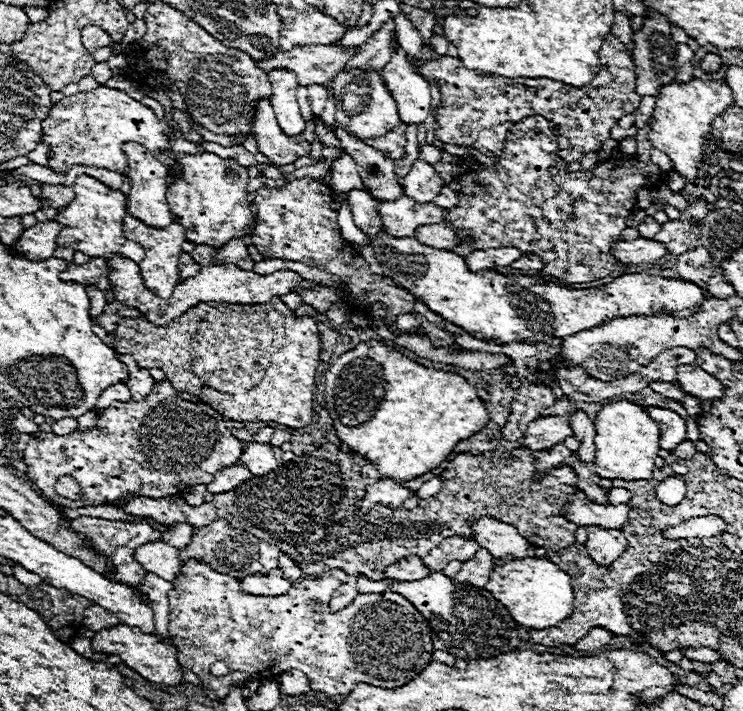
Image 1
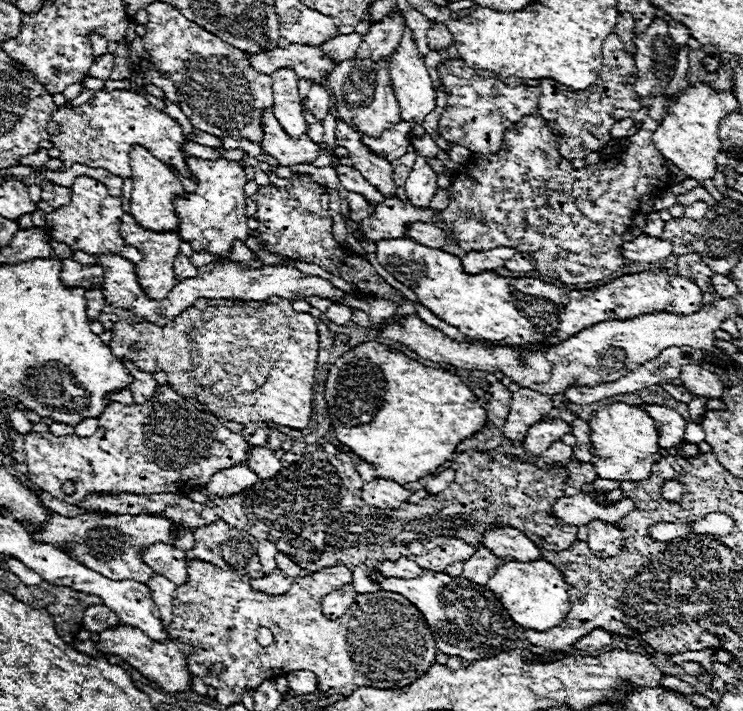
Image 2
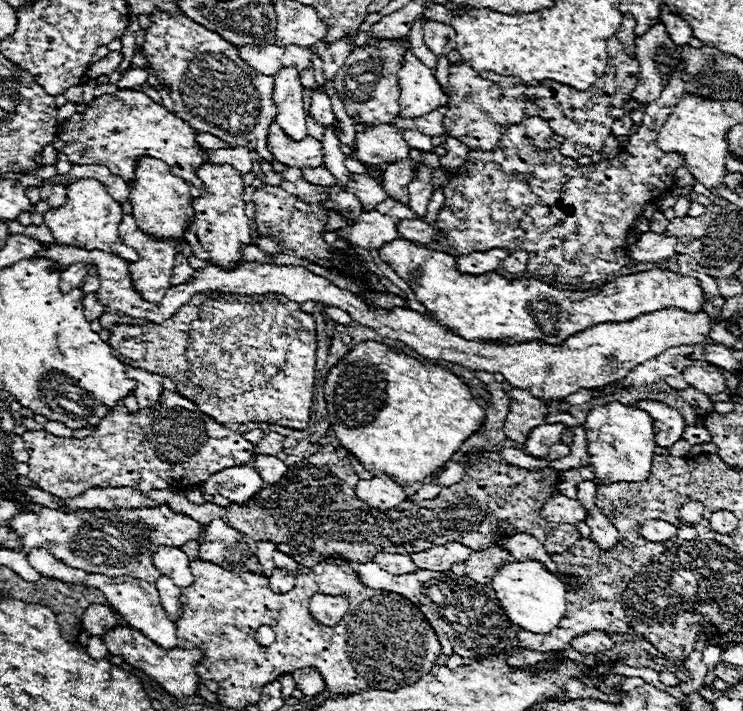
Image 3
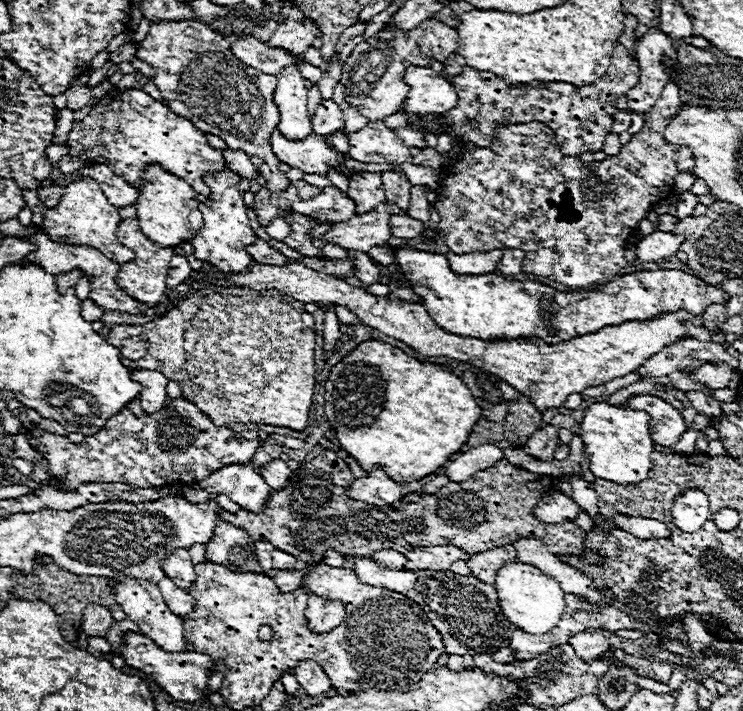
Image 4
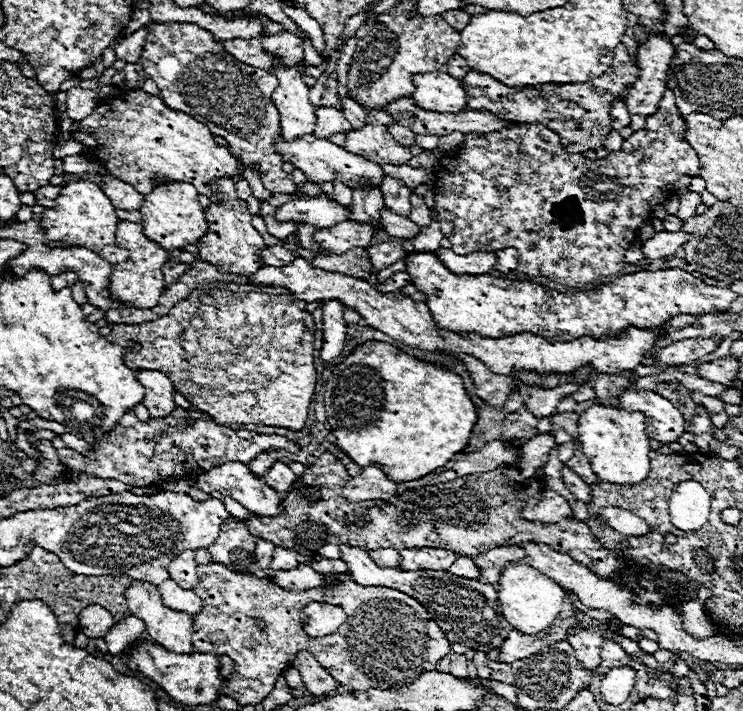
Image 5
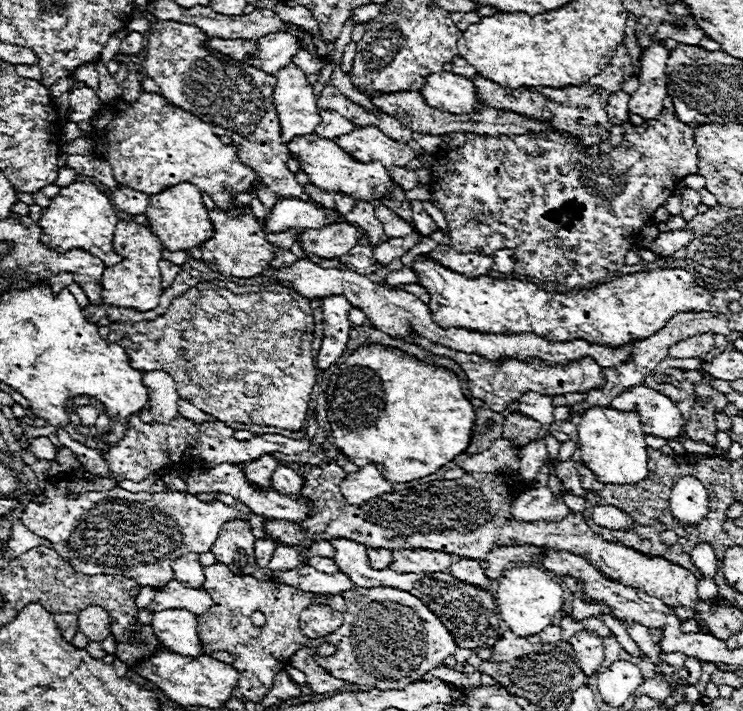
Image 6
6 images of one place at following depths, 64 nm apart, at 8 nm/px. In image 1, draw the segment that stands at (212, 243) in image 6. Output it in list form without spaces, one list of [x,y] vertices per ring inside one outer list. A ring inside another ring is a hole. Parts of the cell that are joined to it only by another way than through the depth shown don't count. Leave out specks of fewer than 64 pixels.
[[[214,152],[200,154],[176,154],[176,164],[180,166],[180,176],[170,168],[166,200],[172,214],[180,214],[184,222],[188,240],[194,244],[222,246],[232,238],[246,236],[252,212],[248,206],[248,168],[240,166],[234,158],[220,158]]]

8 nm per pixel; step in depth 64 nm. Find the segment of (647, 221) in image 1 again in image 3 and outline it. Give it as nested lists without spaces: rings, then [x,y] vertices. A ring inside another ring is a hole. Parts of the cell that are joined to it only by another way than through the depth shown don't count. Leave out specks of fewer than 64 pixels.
[[[654,212],[654,216],[650,218],[650,232],[654,232],[654,234],[664,234],[666,226],[668,226],[668,220],[664,218],[664,214],[662,214],[662,212]]]

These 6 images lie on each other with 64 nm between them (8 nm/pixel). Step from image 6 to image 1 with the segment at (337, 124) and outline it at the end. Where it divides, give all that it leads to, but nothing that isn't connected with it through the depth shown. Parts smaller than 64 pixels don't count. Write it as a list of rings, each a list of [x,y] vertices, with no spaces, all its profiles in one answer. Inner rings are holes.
[[[310,84],[308,86],[308,100],[312,106],[314,114],[322,114],[324,104],[326,104],[326,86],[322,84]]]

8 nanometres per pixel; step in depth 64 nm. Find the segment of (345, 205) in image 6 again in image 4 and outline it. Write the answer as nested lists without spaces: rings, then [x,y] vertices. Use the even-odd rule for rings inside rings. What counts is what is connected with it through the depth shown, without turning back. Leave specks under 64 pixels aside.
[[[334,166],[330,168],[330,174],[328,174],[328,178],[330,178],[330,182],[332,182],[334,186],[342,188],[344,192],[348,190],[348,176],[346,176],[344,172],[340,172],[340,168],[338,168],[338,166],[336,166],[336,168],[334,168]]]

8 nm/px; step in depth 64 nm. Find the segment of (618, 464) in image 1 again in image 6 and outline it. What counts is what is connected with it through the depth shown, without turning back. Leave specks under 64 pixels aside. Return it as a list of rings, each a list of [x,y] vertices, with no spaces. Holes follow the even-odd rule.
[[[594,406],[584,410],[582,416],[578,418],[578,448],[582,450],[582,460],[602,484],[636,484],[648,476],[648,454],[644,436],[646,434],[642,432],[640,414],[636,412],[620,412],[614,408]]]

